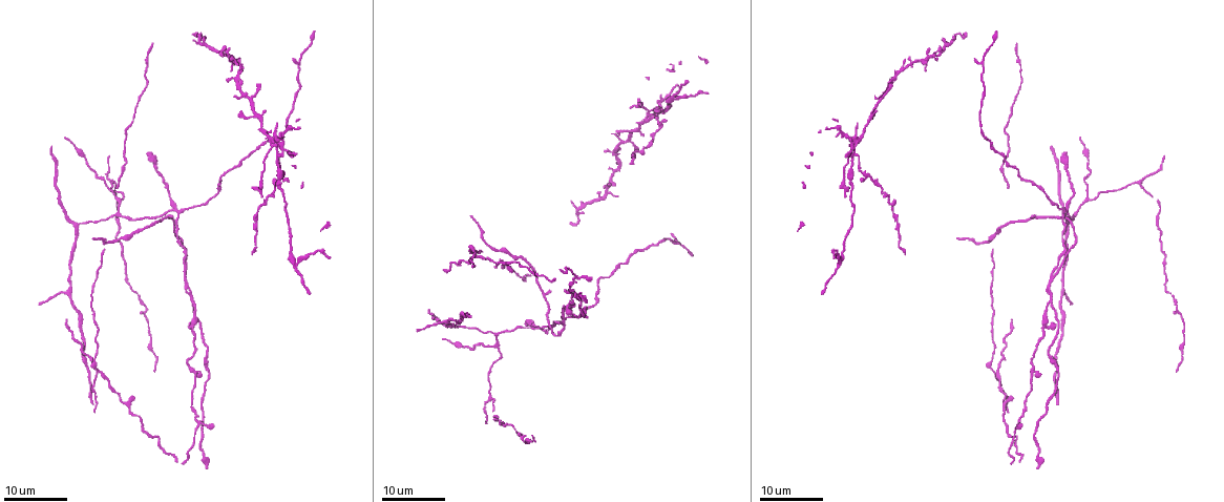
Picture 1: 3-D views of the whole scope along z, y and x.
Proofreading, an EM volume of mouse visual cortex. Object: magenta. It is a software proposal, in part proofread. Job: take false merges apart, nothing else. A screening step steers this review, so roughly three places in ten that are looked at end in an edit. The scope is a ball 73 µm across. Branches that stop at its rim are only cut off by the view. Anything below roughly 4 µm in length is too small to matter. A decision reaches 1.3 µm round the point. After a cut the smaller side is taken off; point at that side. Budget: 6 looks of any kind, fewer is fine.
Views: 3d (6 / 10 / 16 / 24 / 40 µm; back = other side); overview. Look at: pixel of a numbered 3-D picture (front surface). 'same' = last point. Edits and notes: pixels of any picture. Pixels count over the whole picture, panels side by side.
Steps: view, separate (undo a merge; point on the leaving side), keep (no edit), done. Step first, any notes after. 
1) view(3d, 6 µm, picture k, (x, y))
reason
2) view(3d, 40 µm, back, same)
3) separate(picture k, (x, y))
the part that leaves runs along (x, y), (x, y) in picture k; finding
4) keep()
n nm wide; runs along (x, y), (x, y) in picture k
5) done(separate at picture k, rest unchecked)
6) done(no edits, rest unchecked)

view(3d, 16 µm, picture 1, (637, 125))
thin neck

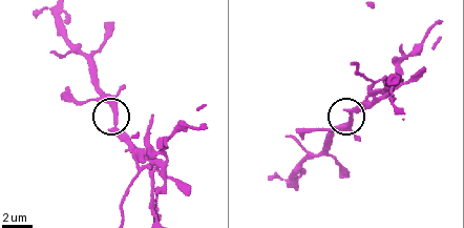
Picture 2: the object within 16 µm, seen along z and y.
view(3d, 10 µm, picture 2, (115, 119))
closer look

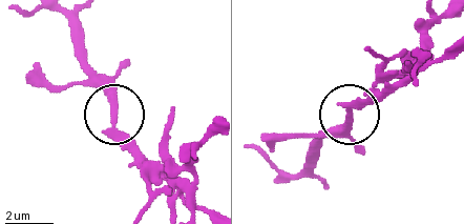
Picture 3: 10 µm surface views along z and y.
separate(picture 3, (138, 153))
a second neuron is stuck on

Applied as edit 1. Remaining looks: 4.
view(overview)

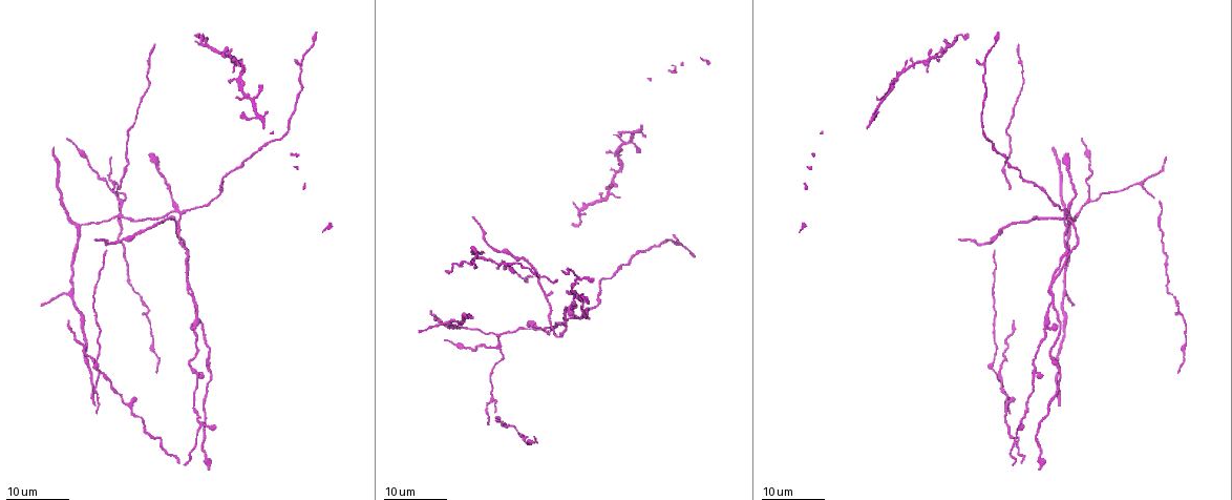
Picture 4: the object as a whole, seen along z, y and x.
view(3d, 24 µm, picture 4, (300, 62))
three arms meet

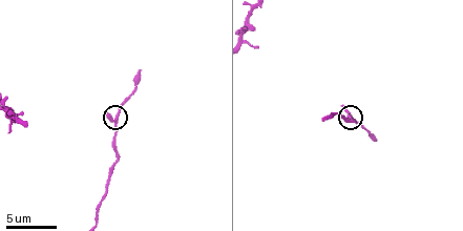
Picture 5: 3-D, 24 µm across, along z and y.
view(3d, 6 µm, picture 5, (116, 117))
zoom in

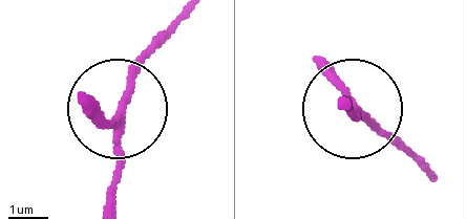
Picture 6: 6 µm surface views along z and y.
keep()
180 nm wide; runs along (351, 108), (398, 148) in picture 6; one neuron here

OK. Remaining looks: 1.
done(separate at picture 3, rest unchecked)

